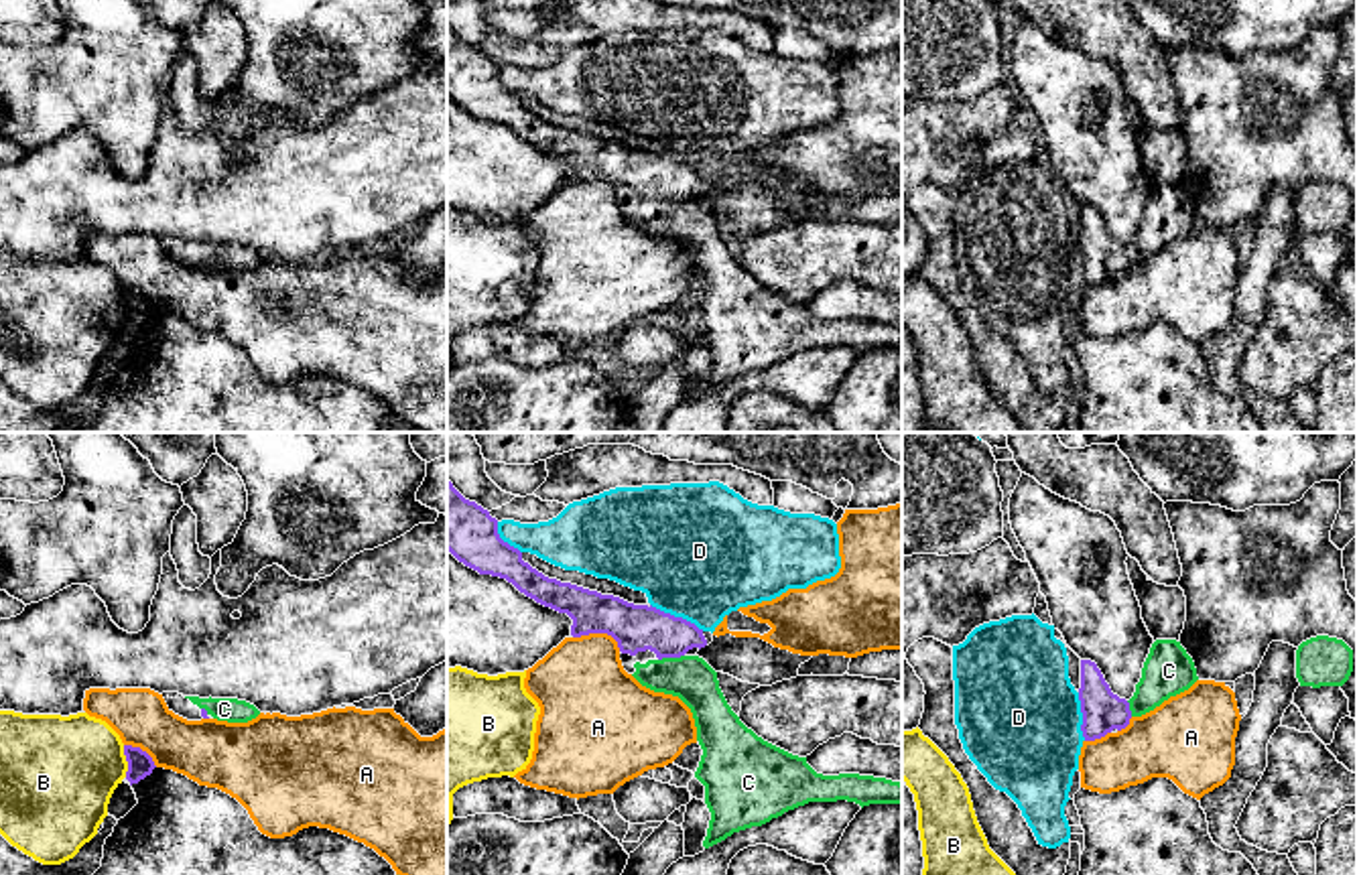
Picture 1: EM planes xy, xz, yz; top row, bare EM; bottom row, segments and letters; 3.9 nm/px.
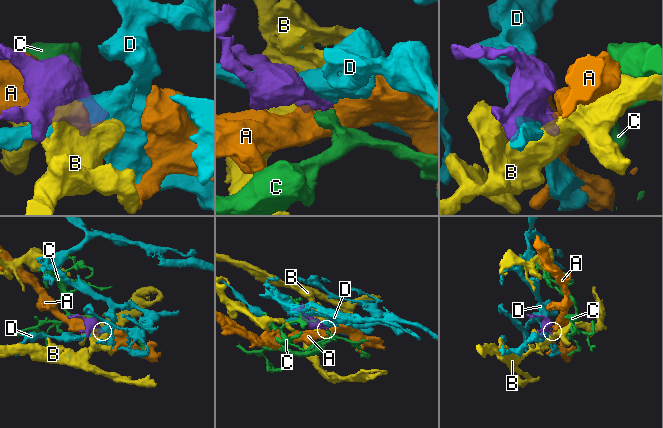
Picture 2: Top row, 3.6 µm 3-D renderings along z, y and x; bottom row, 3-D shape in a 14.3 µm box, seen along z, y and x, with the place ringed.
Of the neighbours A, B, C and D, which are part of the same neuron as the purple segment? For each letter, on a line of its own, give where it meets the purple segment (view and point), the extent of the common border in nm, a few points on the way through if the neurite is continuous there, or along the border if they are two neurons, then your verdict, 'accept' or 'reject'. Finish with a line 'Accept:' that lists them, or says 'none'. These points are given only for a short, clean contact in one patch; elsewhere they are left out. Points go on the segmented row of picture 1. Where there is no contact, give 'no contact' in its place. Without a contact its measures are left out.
A: meets purple in xz at (600, 632); contact 200 nm long; reject
B: meets purple in xy at (126, 760); contact 130 nm long; reject
C: meets purple in xz at (671, 656); contact 110 nm long; accept
D: meets purple in xz at (677, 618); contact 240 nm long; reject
Accept: C

